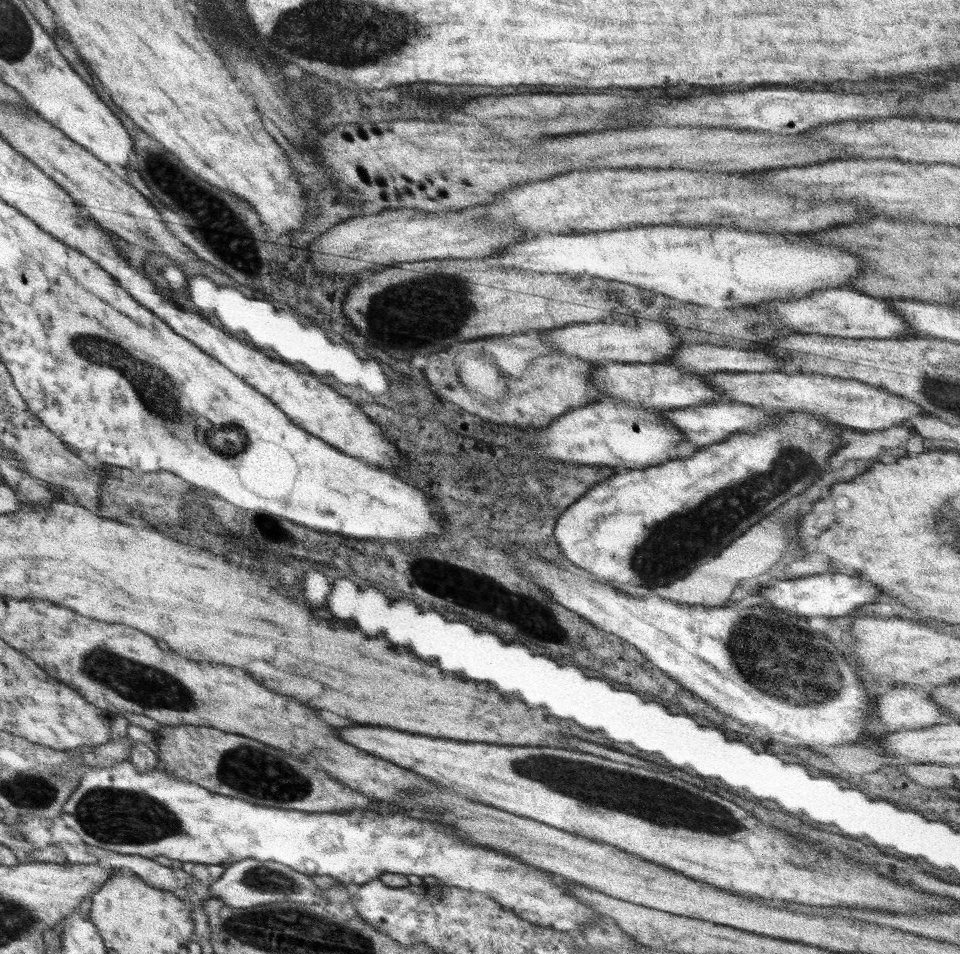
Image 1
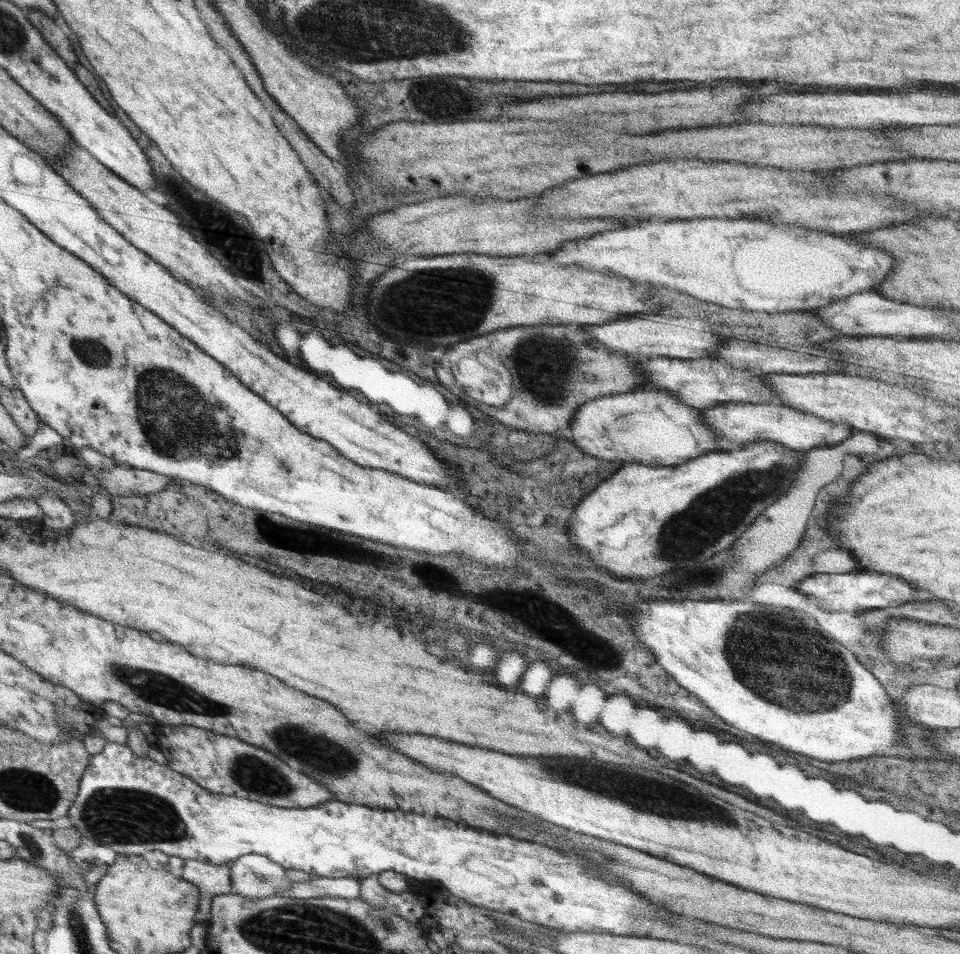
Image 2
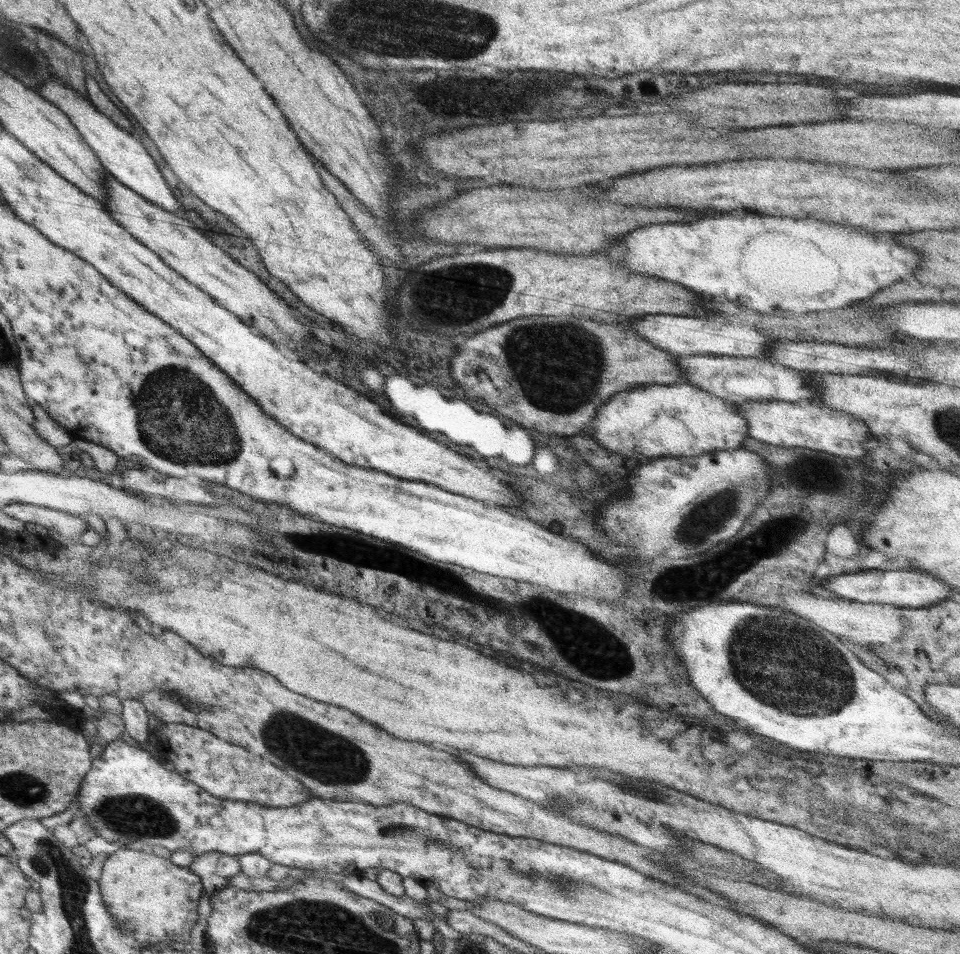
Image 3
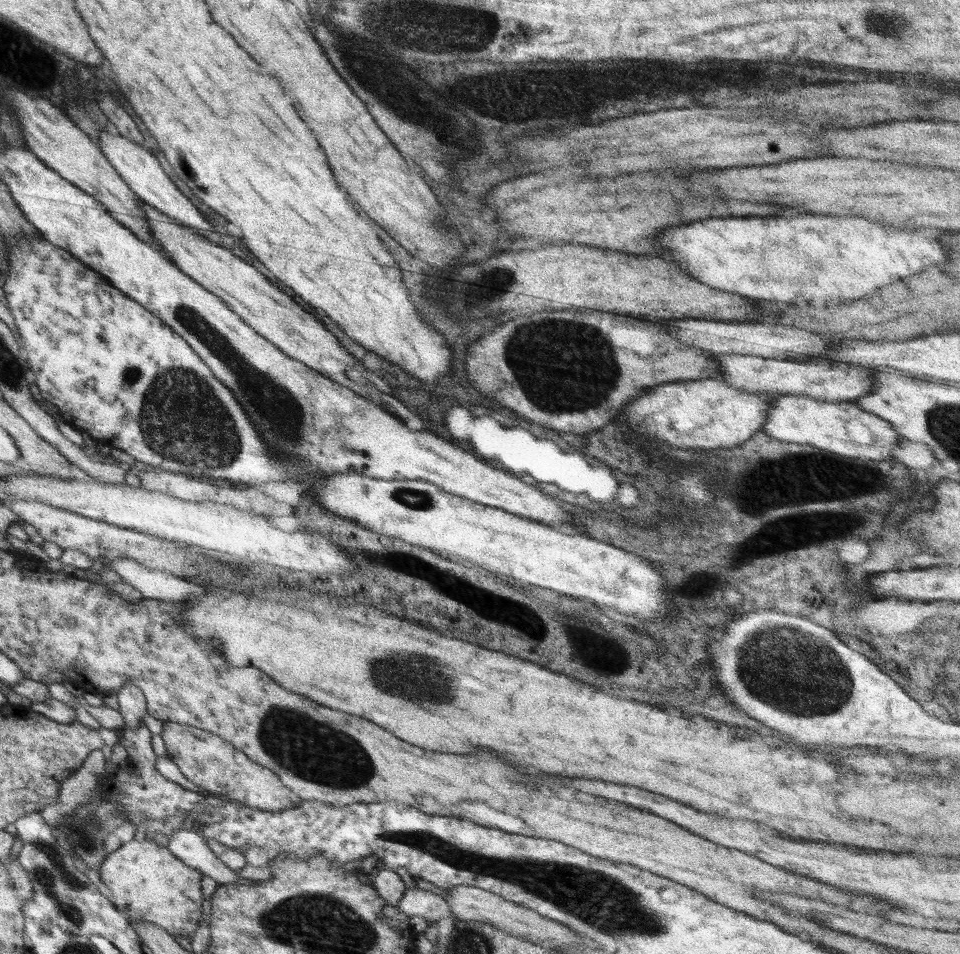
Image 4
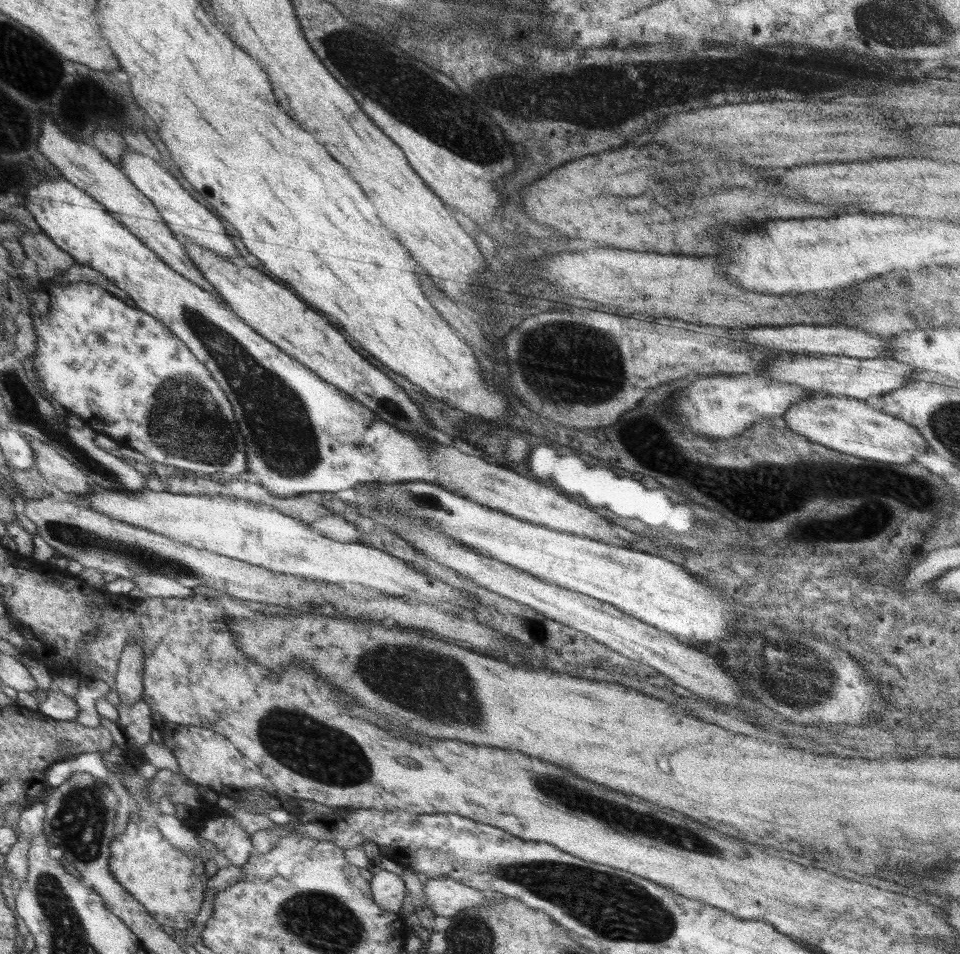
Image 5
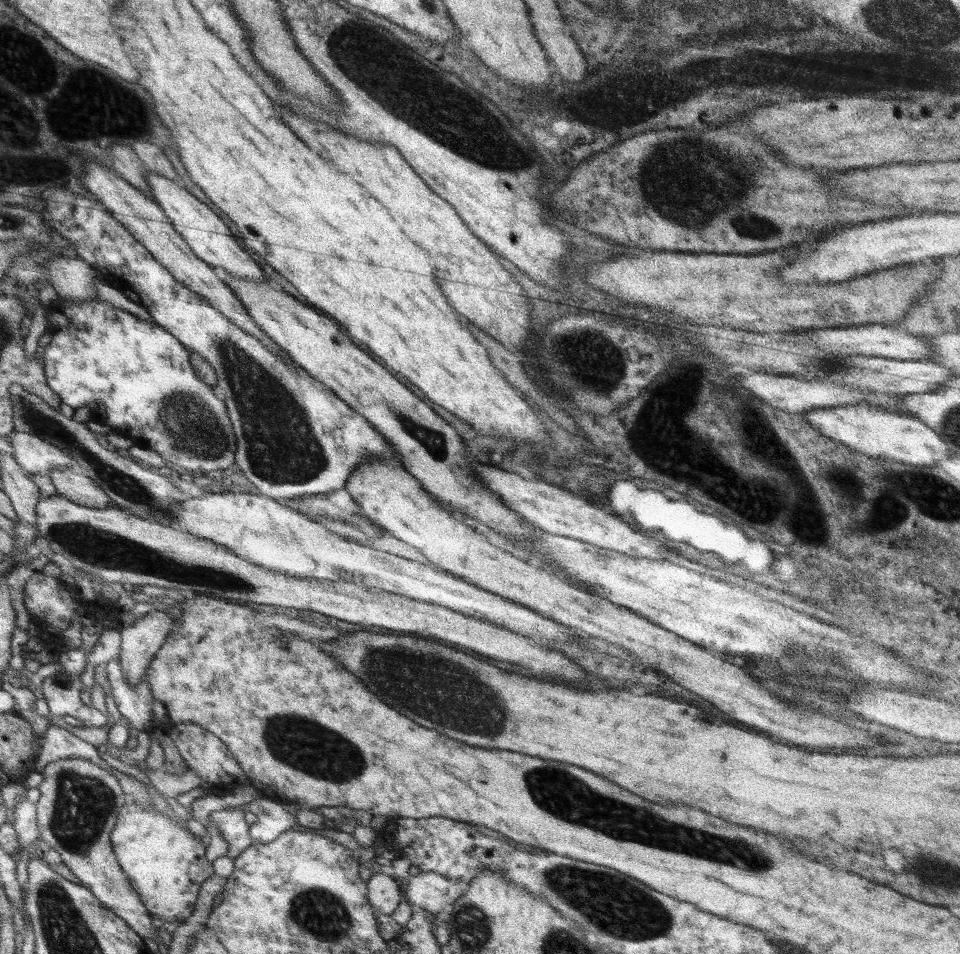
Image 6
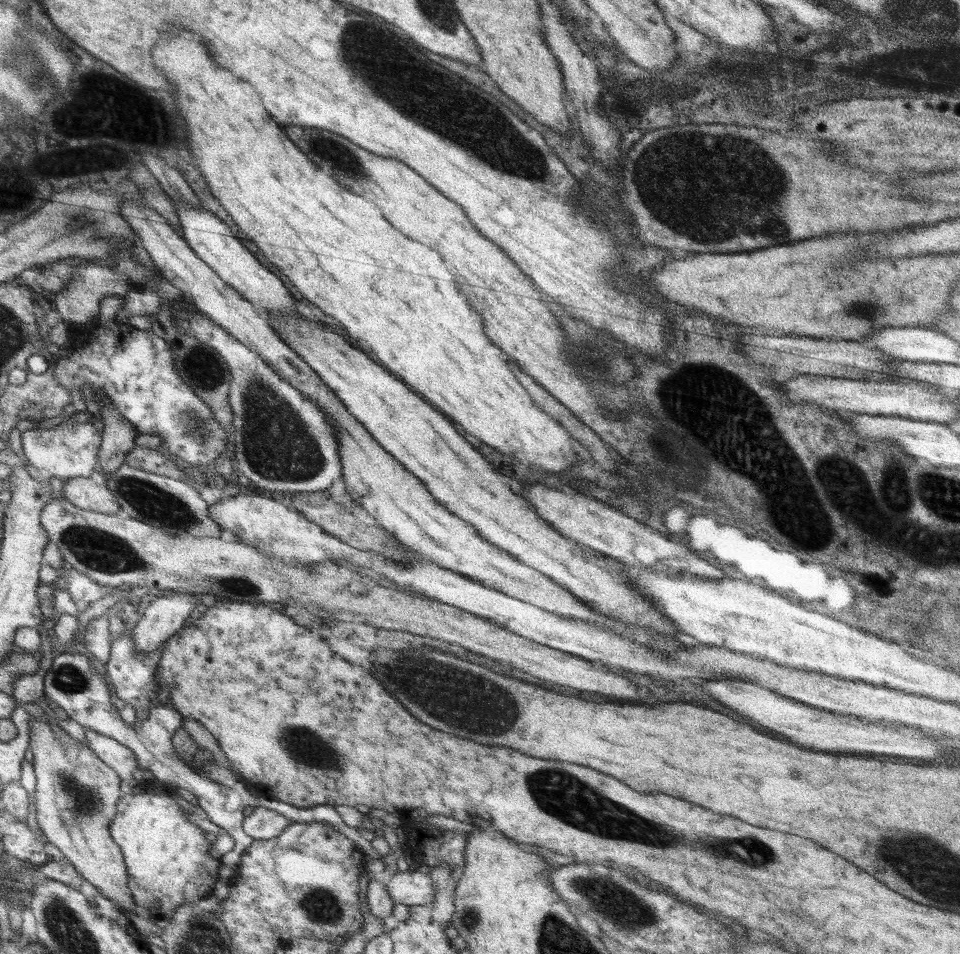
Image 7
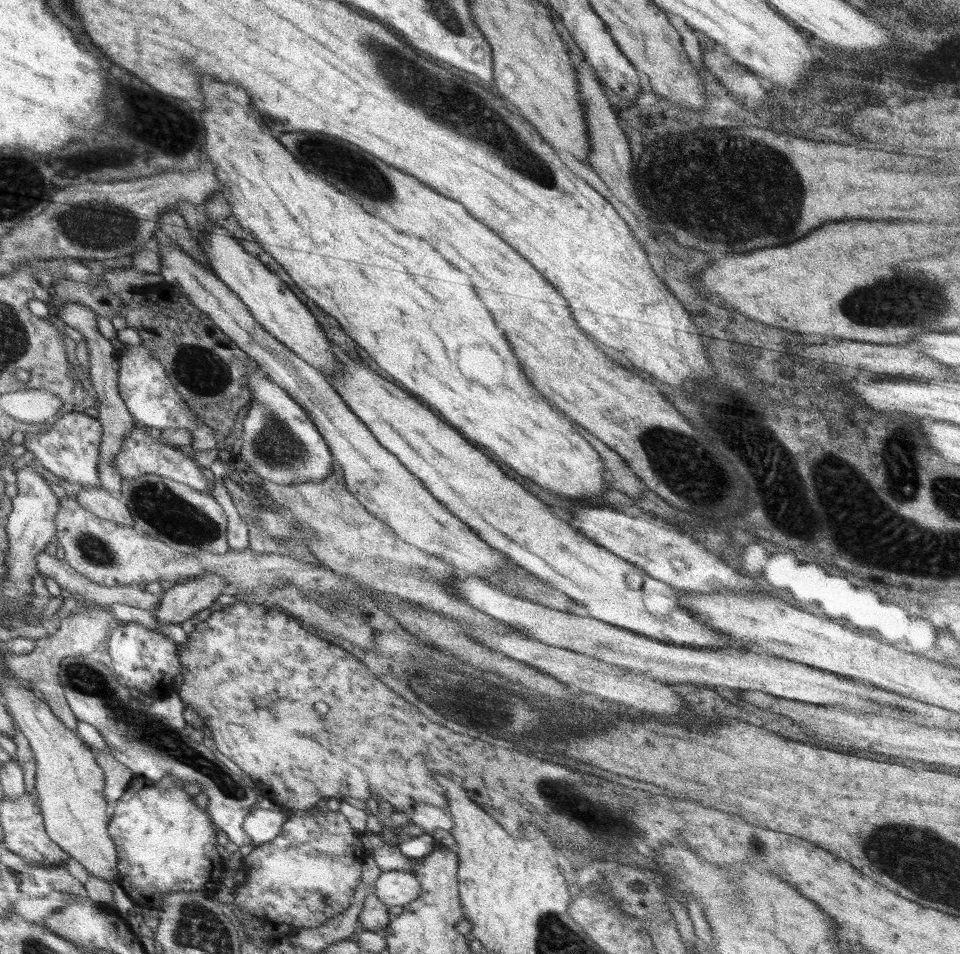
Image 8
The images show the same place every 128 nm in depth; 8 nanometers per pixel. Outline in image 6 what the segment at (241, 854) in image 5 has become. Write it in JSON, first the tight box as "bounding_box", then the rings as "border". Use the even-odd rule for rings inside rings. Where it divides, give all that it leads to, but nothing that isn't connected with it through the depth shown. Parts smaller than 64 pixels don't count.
{"bounding_box":[209,806,253,861],"border":[[[245,806],[219,810],[213,812],[209,819],[220,830],[222,838],[228,842],[226,856],[236,861],[236,858],[249,846],[252,846],[253,838],[249,833],[249,825],[245,821],[244,813],[248,811]]]}

